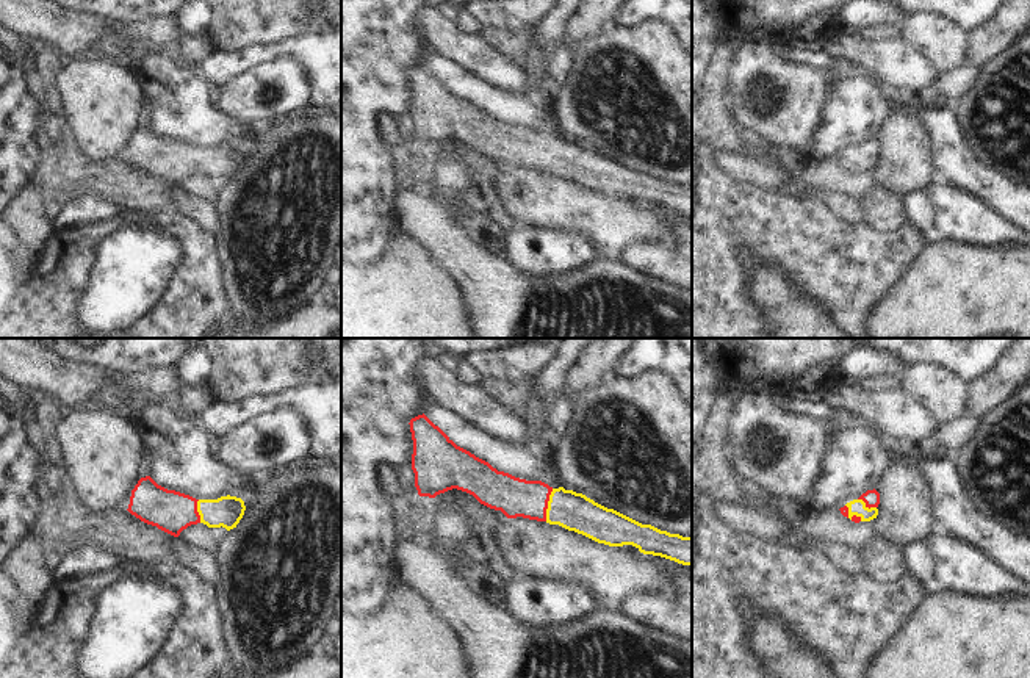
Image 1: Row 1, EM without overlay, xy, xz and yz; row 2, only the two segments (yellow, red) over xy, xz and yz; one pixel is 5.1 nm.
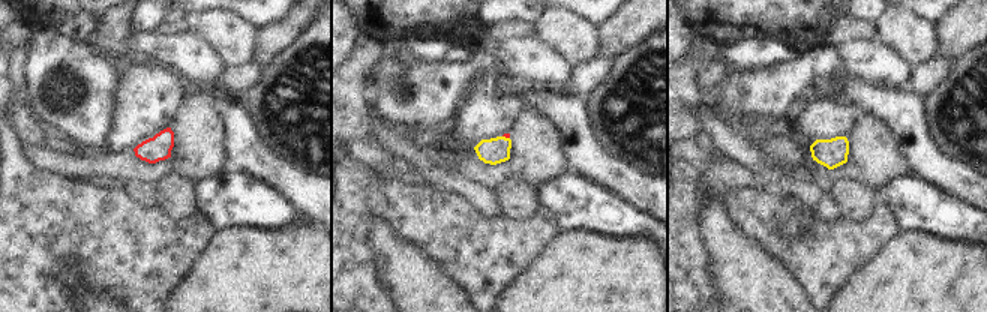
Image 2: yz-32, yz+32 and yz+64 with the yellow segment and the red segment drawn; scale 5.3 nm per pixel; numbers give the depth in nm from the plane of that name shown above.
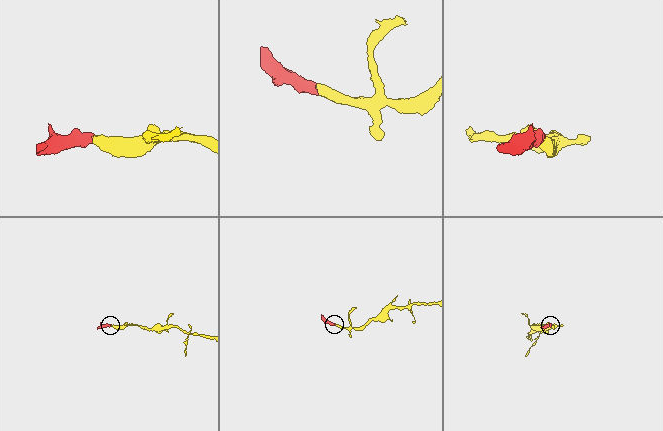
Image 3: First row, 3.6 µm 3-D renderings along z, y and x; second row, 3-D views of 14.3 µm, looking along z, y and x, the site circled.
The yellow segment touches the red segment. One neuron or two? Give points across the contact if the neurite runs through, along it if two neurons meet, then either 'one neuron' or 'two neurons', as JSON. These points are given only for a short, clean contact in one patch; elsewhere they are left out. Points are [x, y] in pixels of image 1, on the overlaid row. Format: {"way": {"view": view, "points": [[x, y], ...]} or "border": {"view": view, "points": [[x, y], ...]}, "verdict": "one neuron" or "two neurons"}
{"way": {"view": "xz", "points": [[573, 511], [548, 504], [514, 497]]}, "verdict": "one neuron"}

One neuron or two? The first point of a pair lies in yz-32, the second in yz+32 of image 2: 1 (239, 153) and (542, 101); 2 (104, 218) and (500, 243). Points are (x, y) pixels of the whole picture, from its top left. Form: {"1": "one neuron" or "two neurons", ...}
{"1": "one neuron", "2": "one neuron"}

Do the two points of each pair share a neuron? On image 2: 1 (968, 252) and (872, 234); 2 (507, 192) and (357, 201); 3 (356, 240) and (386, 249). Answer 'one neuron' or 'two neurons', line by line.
1: two neurons
2: two neurons
3: two neurons

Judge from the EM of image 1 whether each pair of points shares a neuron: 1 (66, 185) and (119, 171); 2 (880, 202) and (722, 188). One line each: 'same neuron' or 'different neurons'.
1: same neuron
2: different neurons

